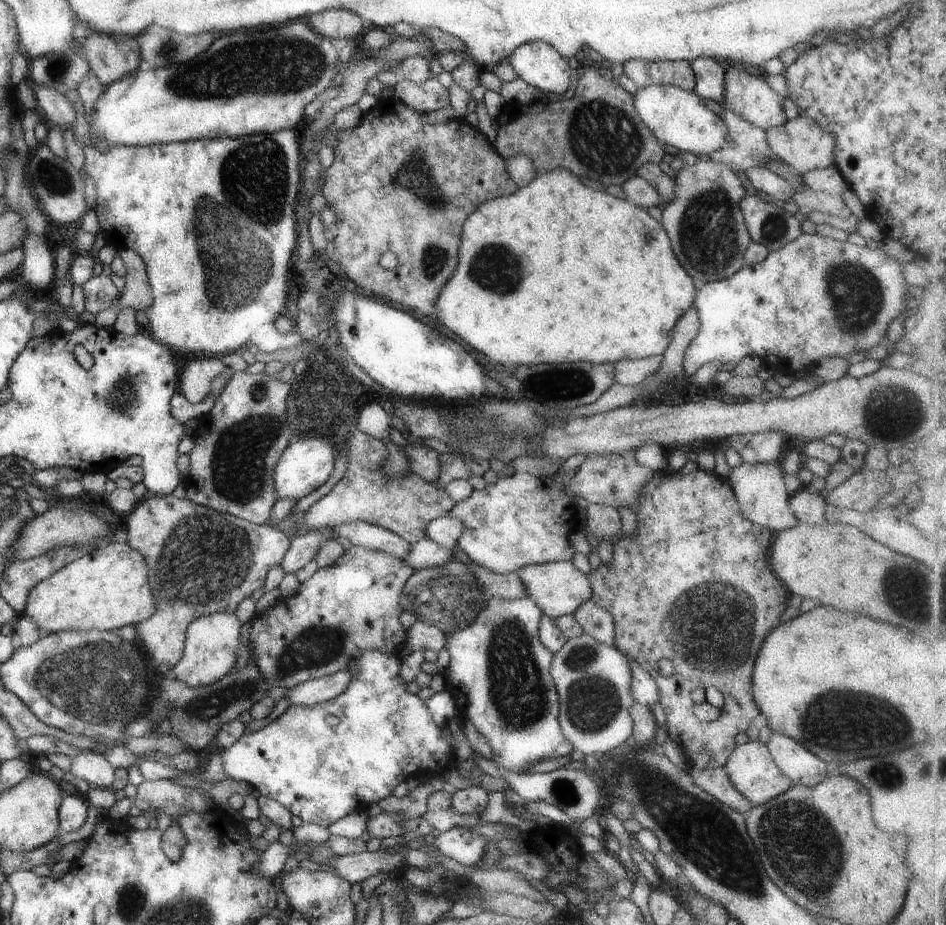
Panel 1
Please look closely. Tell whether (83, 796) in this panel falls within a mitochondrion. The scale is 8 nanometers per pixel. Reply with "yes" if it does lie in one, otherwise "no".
no

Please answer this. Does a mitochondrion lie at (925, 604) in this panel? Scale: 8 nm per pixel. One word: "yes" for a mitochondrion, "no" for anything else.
yes

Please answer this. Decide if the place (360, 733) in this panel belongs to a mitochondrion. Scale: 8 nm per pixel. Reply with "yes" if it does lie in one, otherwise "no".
no

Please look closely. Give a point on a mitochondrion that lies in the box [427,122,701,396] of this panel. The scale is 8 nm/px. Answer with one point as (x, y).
(494, 266)

